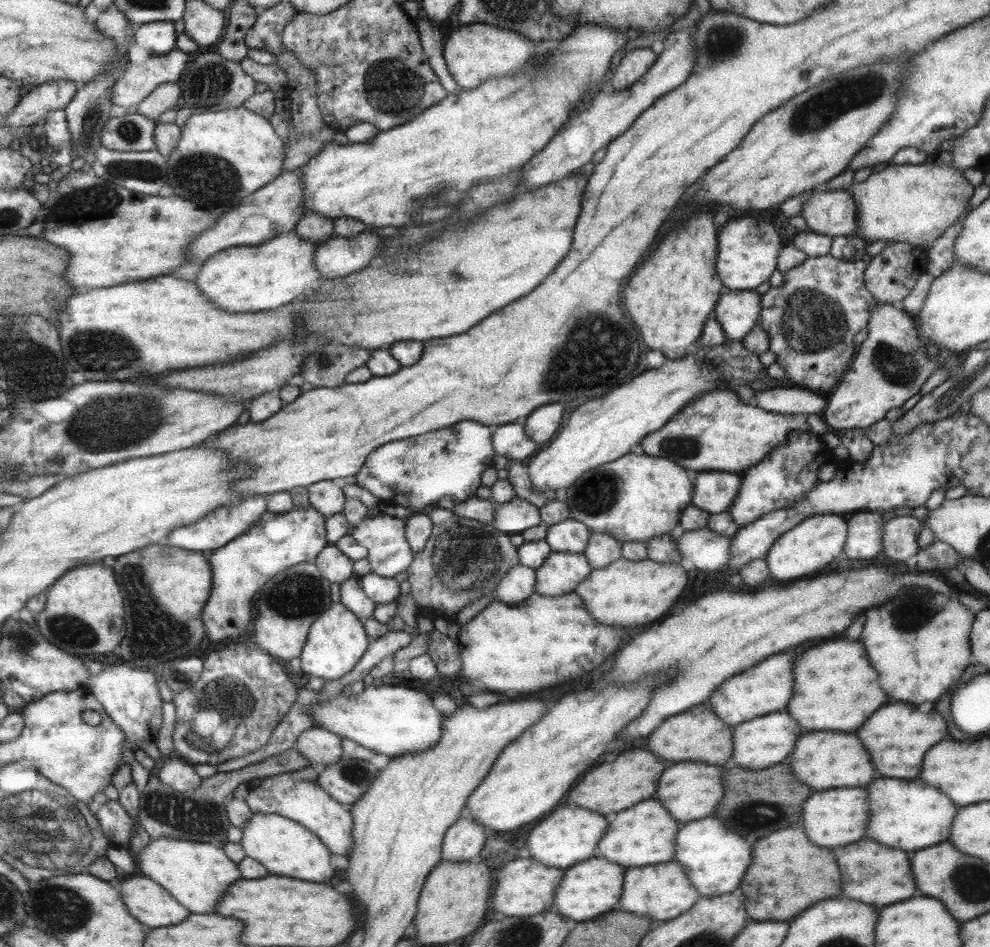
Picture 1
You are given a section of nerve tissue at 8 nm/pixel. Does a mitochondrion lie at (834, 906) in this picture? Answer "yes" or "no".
no

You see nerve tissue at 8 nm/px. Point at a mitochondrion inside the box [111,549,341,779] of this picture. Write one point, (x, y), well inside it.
(157, 635)

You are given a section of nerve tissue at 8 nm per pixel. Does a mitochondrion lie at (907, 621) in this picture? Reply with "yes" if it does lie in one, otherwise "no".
yes

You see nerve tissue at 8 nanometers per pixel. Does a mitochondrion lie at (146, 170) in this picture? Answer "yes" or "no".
yes

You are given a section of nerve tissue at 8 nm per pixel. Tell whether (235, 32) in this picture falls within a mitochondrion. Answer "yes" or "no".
no

